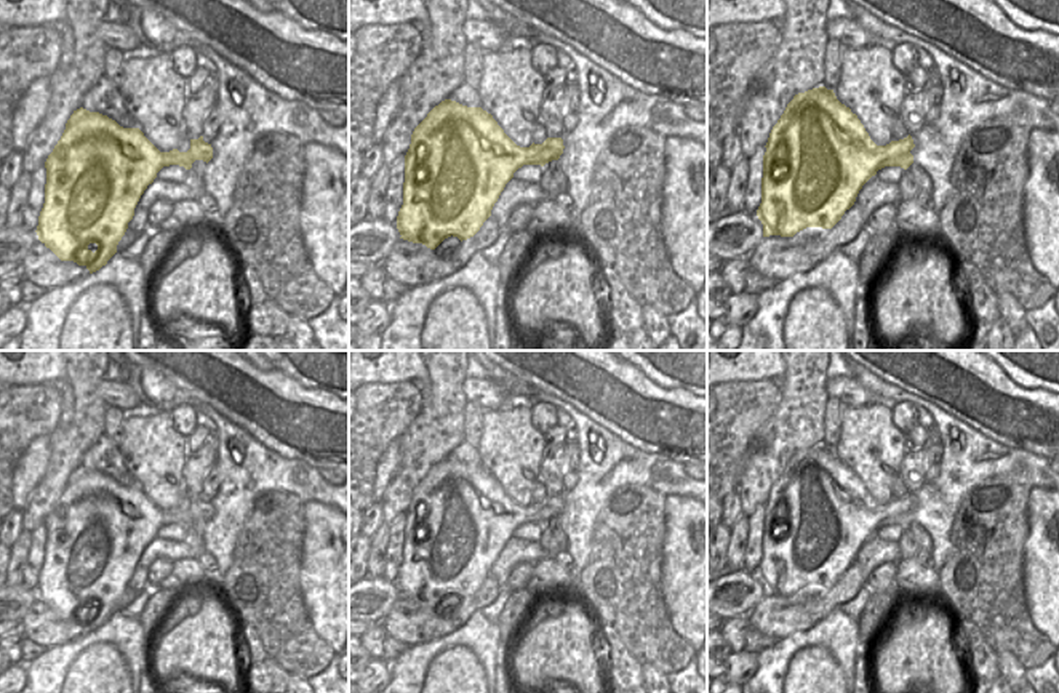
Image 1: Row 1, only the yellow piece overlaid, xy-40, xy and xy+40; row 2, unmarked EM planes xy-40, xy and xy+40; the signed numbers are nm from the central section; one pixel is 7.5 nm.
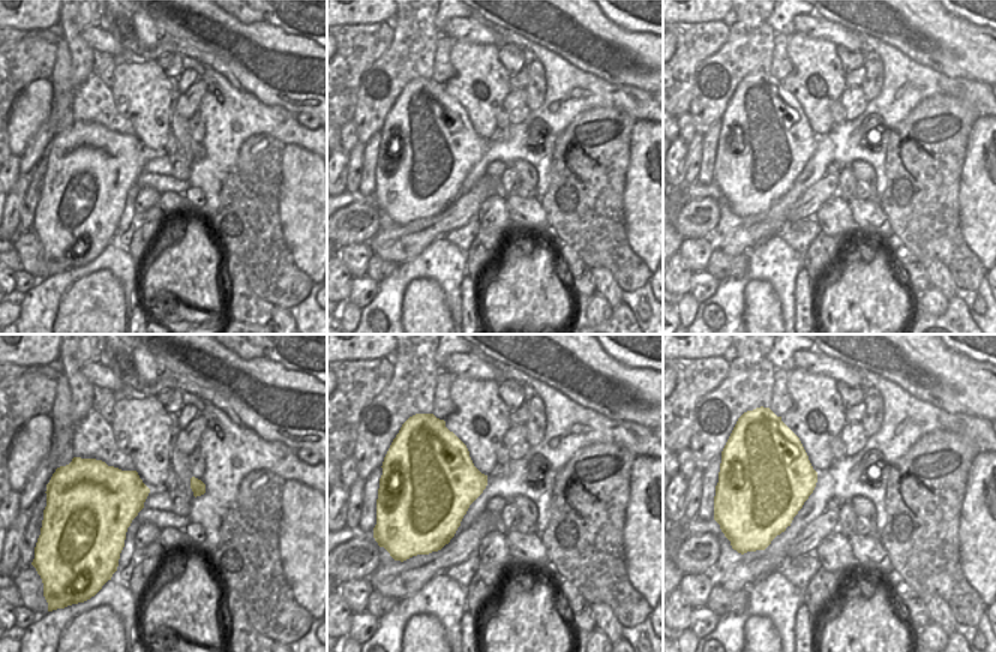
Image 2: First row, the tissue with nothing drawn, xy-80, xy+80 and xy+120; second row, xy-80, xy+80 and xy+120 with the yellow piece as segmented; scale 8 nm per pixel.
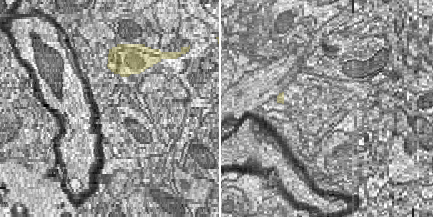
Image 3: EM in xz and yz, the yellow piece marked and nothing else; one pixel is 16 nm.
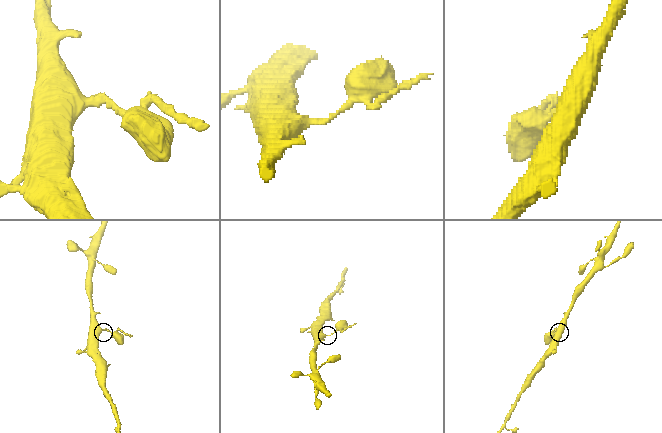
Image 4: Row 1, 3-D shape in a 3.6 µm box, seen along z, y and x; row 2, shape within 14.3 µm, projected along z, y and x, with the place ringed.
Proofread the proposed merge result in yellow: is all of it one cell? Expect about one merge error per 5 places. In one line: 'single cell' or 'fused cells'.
single cell

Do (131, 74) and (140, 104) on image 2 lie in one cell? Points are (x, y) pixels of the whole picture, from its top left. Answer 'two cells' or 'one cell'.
one cell

